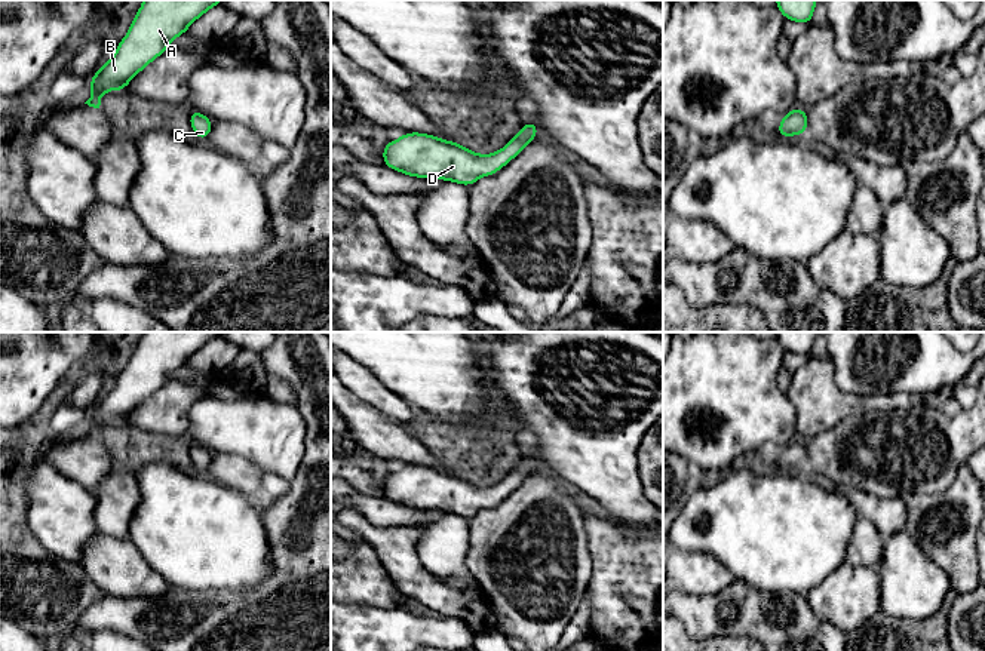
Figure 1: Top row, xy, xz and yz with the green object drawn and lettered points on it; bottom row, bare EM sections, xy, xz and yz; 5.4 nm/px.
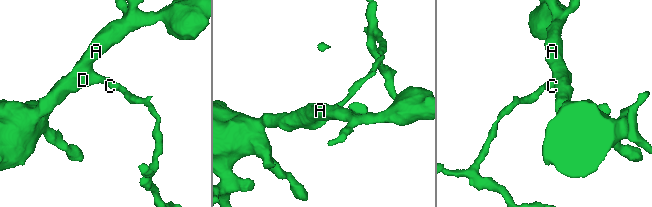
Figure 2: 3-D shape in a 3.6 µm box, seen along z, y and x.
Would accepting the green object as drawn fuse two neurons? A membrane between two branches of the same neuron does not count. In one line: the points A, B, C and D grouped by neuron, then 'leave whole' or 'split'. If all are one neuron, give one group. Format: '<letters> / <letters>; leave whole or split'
A B C D; leave whole

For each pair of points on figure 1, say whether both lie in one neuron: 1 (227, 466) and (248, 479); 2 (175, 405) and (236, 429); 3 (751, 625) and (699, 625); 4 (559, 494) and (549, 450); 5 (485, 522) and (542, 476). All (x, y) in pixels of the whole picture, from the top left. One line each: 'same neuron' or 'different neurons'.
1: same neuron
2: different neurons
3: same neuron
4: different neurons
5: same neuron

